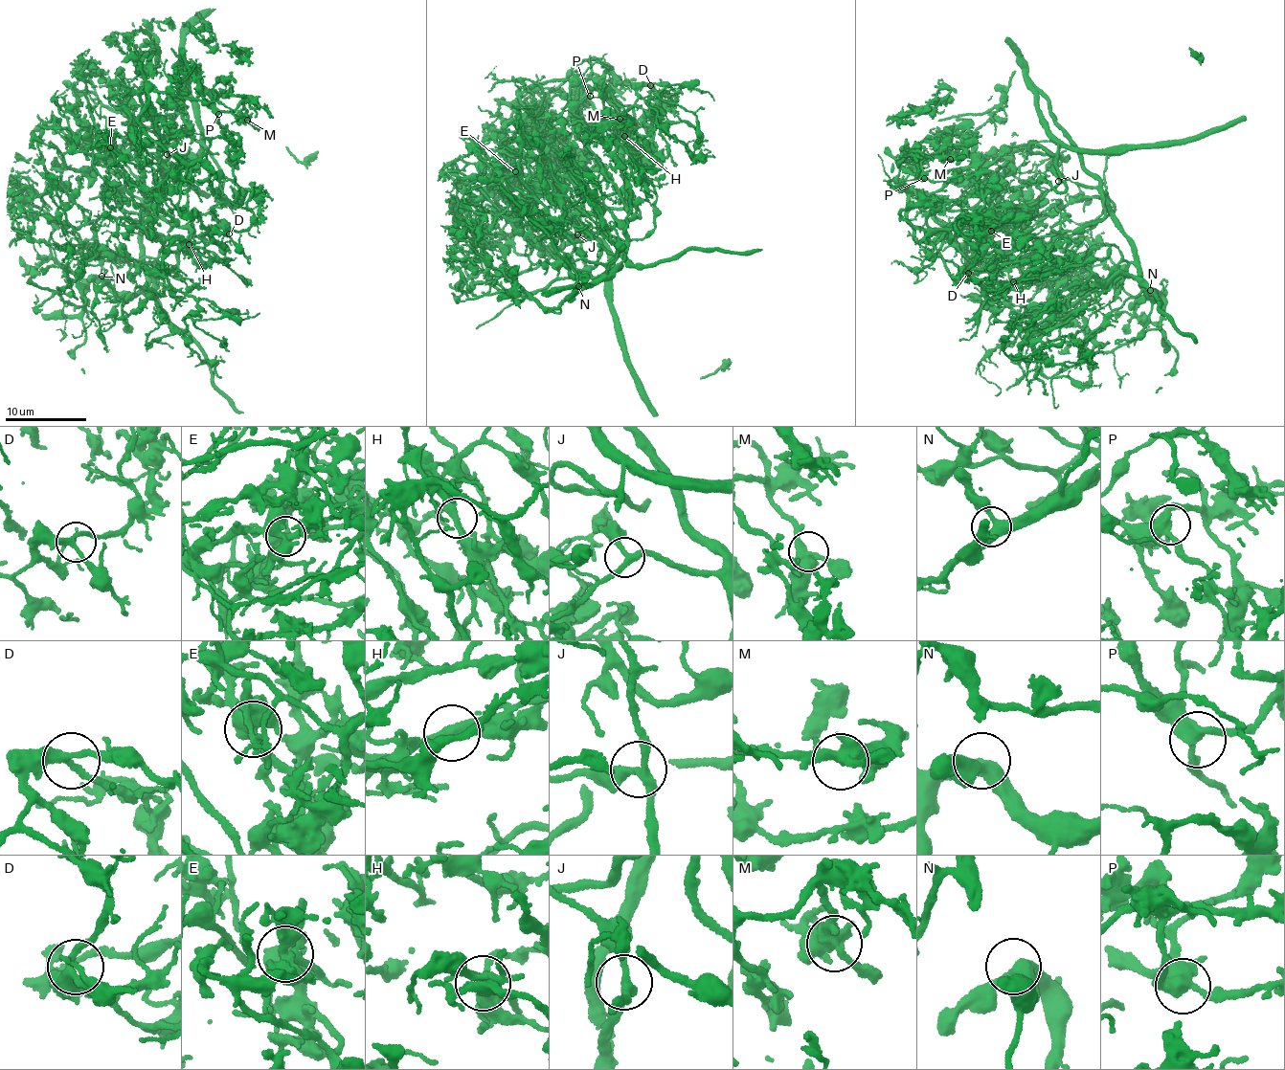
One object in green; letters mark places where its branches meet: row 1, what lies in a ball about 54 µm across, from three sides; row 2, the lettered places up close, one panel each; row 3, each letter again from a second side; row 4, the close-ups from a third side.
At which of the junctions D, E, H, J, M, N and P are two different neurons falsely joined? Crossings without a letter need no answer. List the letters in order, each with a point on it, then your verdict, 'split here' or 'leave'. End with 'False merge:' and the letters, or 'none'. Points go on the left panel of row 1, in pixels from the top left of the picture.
D: (229, 234) | leave
E: (110, 147) | split here
H: (189, 244) | split here
J: (167, 154) | leave
M: (247, 120) | leave
N: (101, 276) | leave
P: (218, 114) | leave
False merge: E, H

